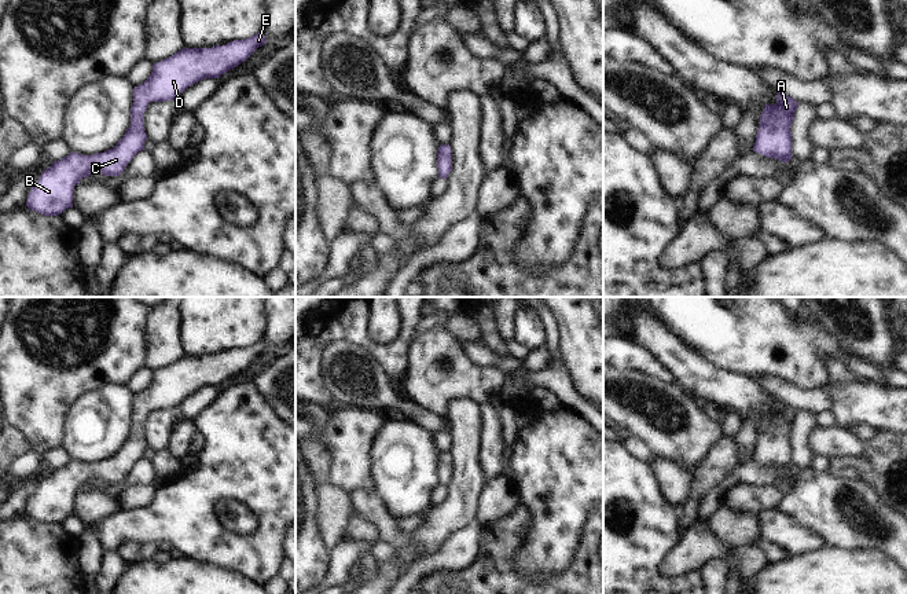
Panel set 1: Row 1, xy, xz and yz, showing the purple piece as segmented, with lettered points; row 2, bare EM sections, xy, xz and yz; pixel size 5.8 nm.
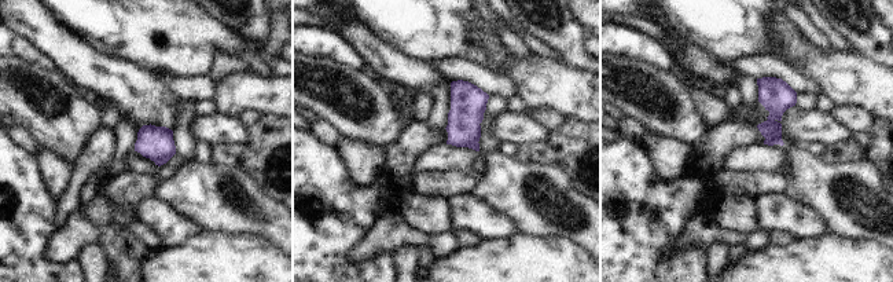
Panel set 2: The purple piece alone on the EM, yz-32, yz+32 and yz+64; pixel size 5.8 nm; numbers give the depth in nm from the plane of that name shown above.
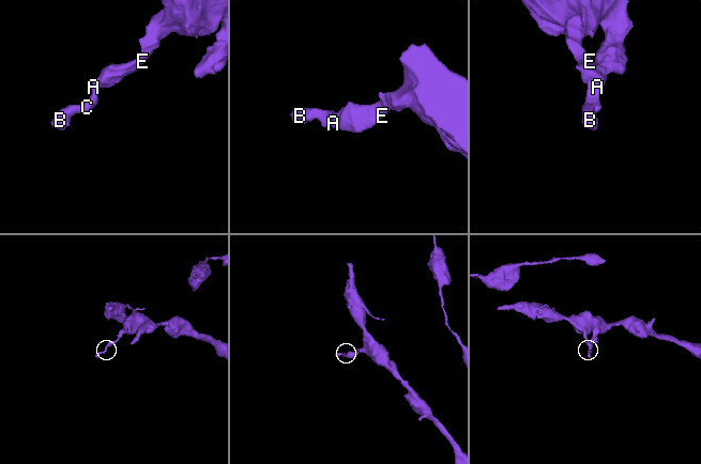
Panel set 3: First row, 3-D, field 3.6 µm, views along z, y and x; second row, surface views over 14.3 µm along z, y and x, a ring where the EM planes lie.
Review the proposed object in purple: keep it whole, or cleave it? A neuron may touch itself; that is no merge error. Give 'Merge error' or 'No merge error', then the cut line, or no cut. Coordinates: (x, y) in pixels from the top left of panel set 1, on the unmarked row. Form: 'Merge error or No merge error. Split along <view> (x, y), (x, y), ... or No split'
No merge error. No split

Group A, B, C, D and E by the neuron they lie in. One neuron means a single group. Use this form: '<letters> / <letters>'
A B C D E

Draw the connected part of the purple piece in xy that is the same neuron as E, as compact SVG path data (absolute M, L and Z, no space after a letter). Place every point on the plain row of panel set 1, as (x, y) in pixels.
M264 340L212 356L181 356L175 363L153 373L150 385L133 396L131 434L115 455L93 463L70 461L55 469L32 495L26 514L44 524L59 524L73 516L73 498L91 481L120 484L128 470L142 458L147 443L143 424L150 410L177 408L179 403L203 386L221 382L245 370L267 346Z

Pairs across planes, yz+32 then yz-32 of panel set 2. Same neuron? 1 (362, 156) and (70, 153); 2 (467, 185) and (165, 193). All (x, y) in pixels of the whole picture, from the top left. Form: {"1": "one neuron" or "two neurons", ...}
{"1": "two neurons", "2": "two neurons"}

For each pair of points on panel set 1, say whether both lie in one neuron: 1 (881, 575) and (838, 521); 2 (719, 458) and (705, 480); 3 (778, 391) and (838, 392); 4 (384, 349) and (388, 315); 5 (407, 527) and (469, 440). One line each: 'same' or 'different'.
1: different
2: same
3: different
4: different
5: different

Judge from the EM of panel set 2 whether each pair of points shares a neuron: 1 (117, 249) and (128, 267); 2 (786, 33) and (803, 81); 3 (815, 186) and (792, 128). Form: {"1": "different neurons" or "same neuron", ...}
{"1": "same neuron", "2": "different neurons", "3": "different neurons"}

